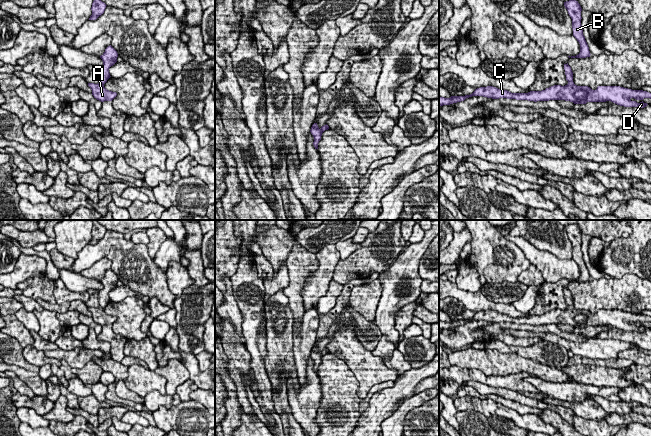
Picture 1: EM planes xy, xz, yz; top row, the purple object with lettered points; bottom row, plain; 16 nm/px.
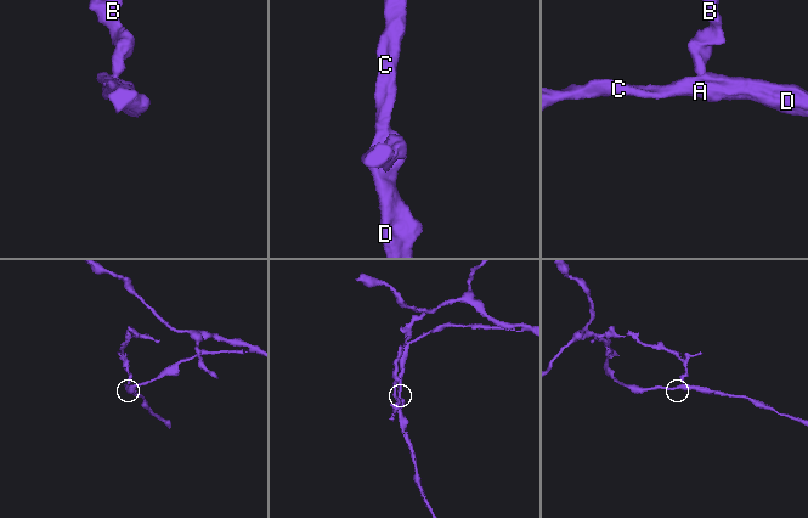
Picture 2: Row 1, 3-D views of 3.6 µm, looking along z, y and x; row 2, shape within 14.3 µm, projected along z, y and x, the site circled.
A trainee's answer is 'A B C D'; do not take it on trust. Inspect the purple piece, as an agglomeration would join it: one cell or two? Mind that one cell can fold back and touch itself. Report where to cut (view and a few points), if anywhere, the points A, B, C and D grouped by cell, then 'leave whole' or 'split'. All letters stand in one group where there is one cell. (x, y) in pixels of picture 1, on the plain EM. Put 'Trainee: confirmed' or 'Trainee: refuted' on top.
Trainee: confirmed
cut none; groups A B C D; leave whole

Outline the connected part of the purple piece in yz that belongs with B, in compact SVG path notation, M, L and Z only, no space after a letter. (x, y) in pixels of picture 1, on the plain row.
M569 224L564 226L564 230L568 235L569 240L572 243L572 253L573 253L573 260L577 263L580 268L580 277L576 280L571 280L571 282L586 282L590 281L590 275L588 268L585 264L583 259L583 252L581 249L581 235L582 232L578 225L576 224Z

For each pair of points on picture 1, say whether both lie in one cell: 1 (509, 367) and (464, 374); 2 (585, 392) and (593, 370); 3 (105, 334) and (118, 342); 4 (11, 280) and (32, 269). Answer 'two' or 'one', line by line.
1: two
2: two
3: one
4: one

